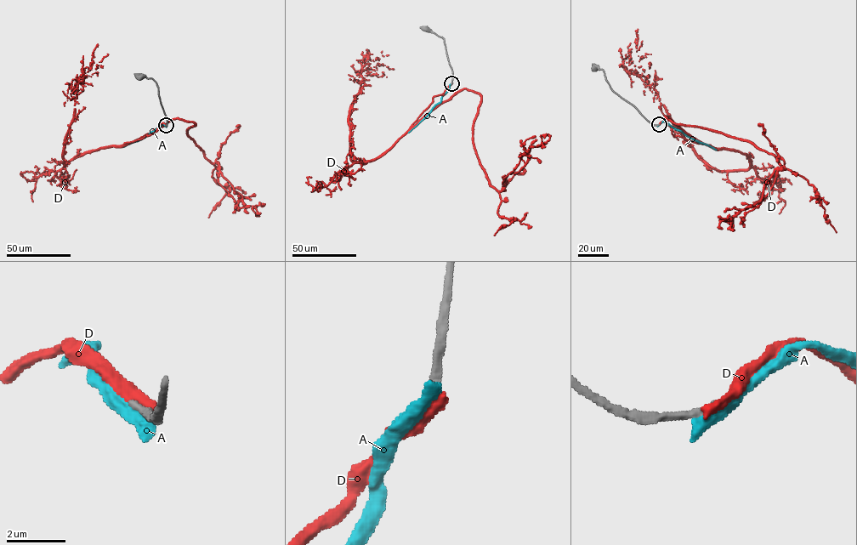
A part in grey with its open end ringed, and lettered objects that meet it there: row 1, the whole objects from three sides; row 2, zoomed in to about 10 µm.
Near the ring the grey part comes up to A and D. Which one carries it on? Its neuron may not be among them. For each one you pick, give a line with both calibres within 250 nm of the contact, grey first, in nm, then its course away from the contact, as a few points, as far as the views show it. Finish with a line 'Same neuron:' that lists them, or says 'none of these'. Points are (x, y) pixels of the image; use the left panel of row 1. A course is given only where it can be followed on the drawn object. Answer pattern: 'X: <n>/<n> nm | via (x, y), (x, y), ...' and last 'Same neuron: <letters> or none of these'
Same neuron: none of these

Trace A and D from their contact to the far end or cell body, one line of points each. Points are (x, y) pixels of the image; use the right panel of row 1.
A: (658, 124), (666, 122), (716, 150)
D: (658, 124), (711, 147), (665, 116), (752, 142), (785, 168), (722, 229)

